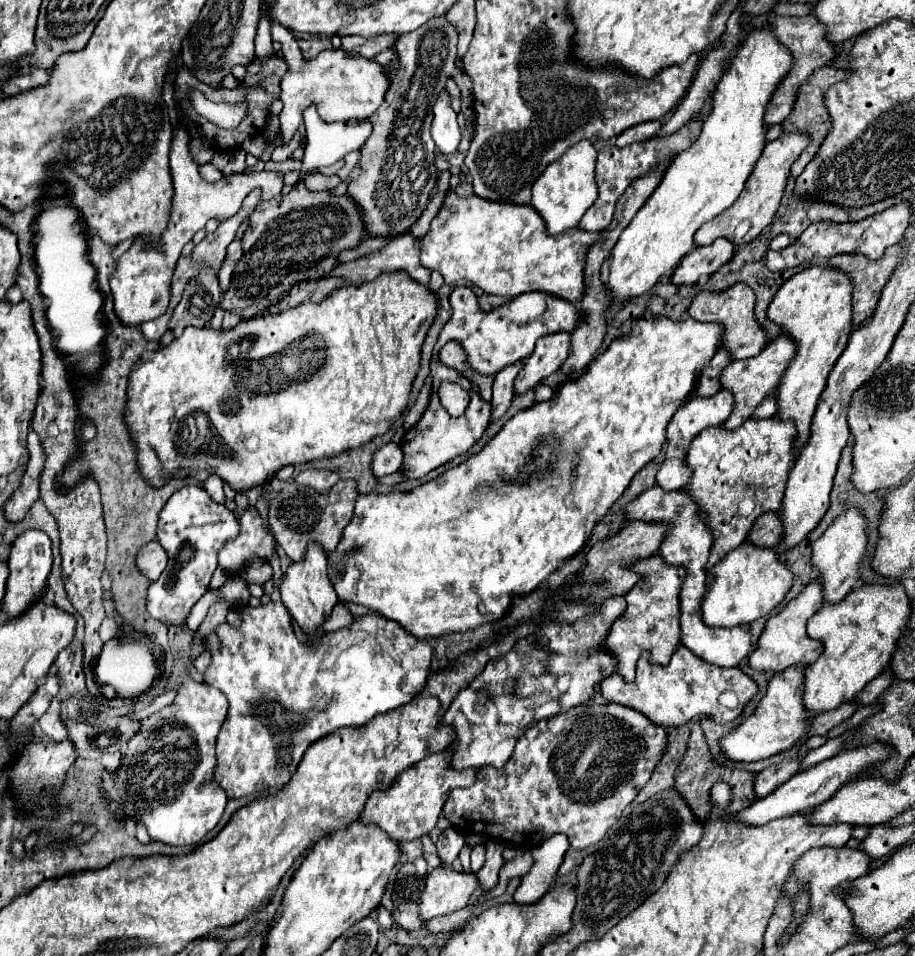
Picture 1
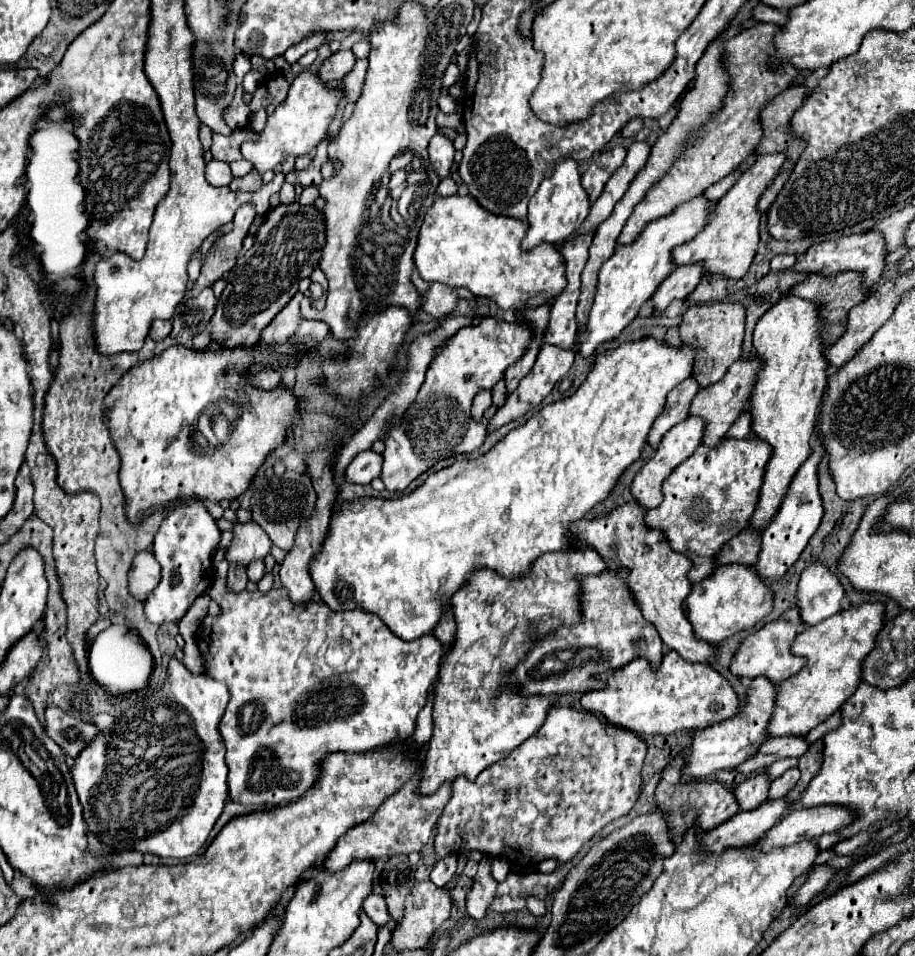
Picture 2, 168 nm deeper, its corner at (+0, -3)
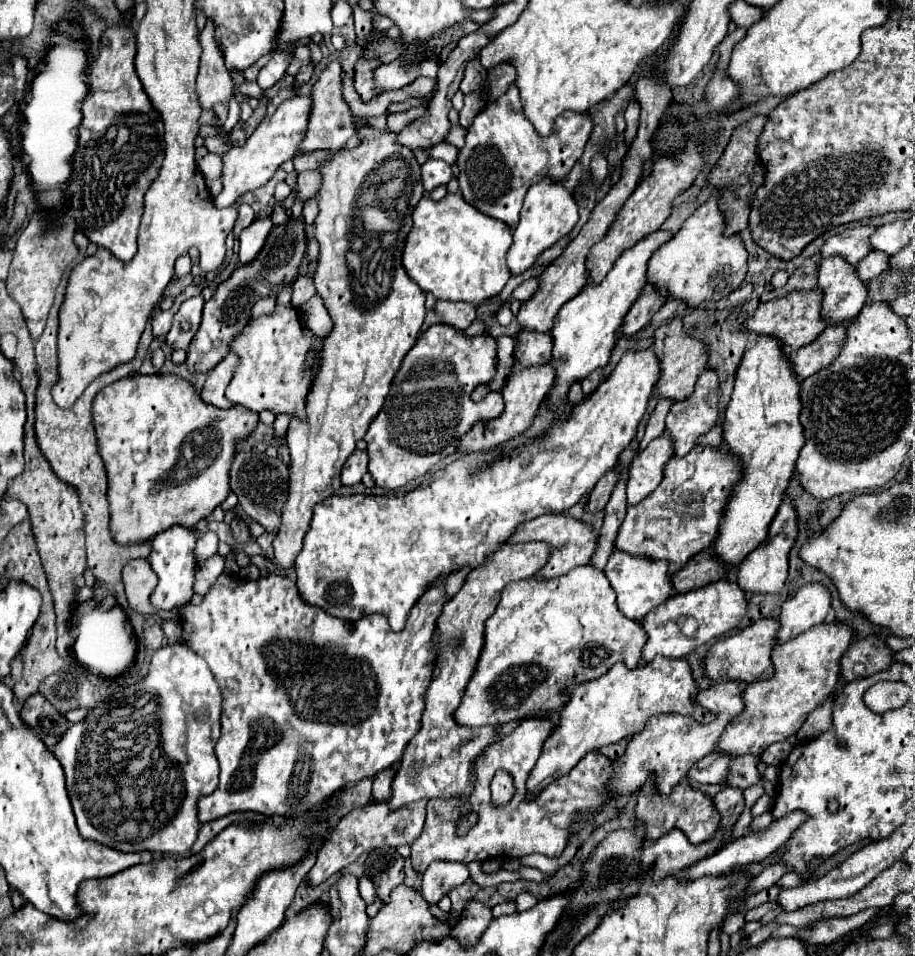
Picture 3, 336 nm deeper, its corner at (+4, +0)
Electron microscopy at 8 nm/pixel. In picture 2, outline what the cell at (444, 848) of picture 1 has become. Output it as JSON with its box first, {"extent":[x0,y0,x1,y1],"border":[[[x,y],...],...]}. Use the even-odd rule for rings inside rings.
{"extent":[430,853,458,887],"border":[[[454,853],[442,857],[442,859],[434,865],[434,869],[432,869],[432,873],[430,873],[430,879],[432,879],[438,887],[444,887],[444,885],[454,877],[456,865],[458,865],[458,857],[456,857]]]}

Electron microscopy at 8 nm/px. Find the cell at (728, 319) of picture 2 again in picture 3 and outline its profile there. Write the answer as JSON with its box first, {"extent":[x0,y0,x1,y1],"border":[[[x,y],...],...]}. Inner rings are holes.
{"extent":[652,318,706,402],"border":[[[672,318],[670,322],[662,324],[654,332],[652,350],[654,350],[656,358],[660,360],[660,378],[654,386],[654,396],[670,398],[672,402],[686,400],[694,392],[694,384],[696,384],[698,376],[706,370],[706,348],[698,340],[694,340],[682,332],[680,318]]]}

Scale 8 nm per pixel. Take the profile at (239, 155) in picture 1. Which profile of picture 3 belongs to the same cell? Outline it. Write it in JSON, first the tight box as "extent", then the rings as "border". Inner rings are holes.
{"extent":[214,96,312,208],"border":[[[294,96],[292,100],[284,100],[270,118],[264,118],[254,134],[246,140],[244,146],[234,146],[226,154],[222,154],[222,192],[214,198],[216,208],[226,208],[236,204],[244,194],[258,190],[264,186],[282,162],[294,158],[300,140],[306,134],[308,114],[312,100],[310,96]]]}

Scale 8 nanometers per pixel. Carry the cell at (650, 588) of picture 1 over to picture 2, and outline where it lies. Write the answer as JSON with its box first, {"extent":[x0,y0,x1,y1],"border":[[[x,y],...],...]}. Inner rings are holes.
{"extent":[512,569,664,695],"border":[[[624,569],[618,571],[602,571],[598,575],[582,577],[582,615],[584,621],[574,627],[564,627],[558,633],[550,633],[542,637],[530,655],[516,667],[512,675],[512,683],[518,683],[526,695],[532,693],[586,693],[592,689],[602,689],[606,683],[600,679],[600,675],[622,669],[630,661],[644,657],[650,661],[652,667],[660,667],[664,657],[664,643],[658,635],[656,627],[644,619],[640,605],[634,603],[634,595],[630,595],[626,585],[628,573]],[[546,657],[554,657],[556,661],[552,667],[556,669],[544,669],[542,663]]]}

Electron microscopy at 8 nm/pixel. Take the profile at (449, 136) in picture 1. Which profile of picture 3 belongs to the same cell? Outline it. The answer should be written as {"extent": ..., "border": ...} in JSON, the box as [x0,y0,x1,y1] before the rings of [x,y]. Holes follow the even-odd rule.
{"extent":[422,160,452,194],"border":[[[428,160],[422,166],[422,188],[424,194],[432,192],[438,186],[446,186],[452,178],[452,168],[450,164],[442,162],[442,160]]]}

